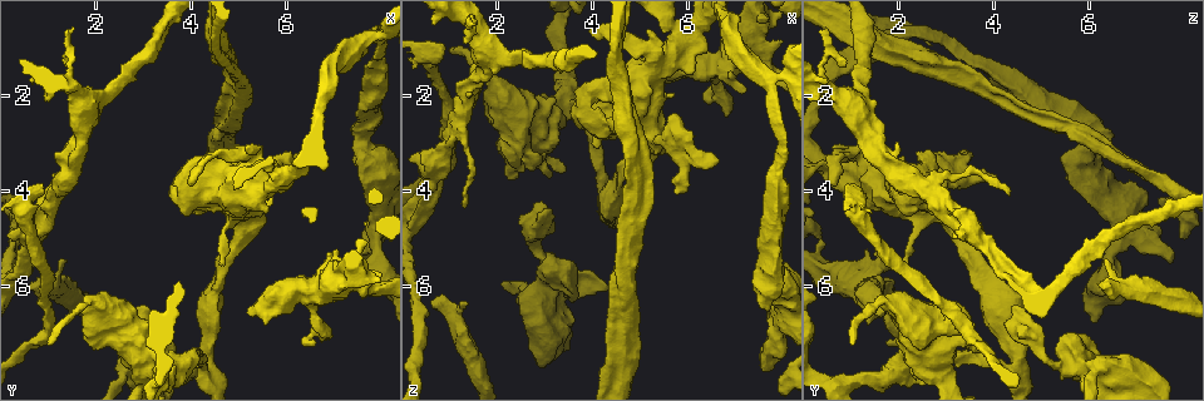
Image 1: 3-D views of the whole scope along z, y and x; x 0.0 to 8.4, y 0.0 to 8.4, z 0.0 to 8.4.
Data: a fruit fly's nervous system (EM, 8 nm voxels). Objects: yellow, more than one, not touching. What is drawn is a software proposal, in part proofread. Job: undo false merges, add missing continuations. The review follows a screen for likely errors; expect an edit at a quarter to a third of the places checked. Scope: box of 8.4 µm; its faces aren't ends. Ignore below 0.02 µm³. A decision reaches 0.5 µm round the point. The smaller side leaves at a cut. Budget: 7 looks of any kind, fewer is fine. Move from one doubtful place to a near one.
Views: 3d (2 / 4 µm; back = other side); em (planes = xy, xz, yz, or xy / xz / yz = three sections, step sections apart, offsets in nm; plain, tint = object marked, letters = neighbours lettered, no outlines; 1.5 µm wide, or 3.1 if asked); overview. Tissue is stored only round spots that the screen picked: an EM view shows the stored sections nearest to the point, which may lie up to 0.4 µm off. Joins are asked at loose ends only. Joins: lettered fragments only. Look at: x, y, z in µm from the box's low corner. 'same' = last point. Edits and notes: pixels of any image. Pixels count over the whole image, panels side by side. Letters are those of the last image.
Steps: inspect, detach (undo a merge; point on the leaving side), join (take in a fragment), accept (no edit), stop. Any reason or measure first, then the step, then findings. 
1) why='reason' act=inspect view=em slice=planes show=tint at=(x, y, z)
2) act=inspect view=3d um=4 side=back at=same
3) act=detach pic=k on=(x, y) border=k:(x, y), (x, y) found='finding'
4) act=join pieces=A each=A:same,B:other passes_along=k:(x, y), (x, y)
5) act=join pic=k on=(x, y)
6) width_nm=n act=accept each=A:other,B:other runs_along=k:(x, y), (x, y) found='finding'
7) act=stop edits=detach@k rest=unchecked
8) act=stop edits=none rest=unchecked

why='a fork' act=inspect view=em slice=yz step=8 show=tint at=(1.25, 3.85, 2.50)

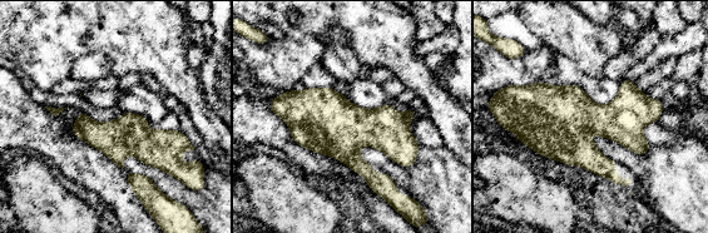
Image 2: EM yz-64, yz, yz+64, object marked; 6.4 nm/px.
act=inspect view=em slice=planes show=tint at=same

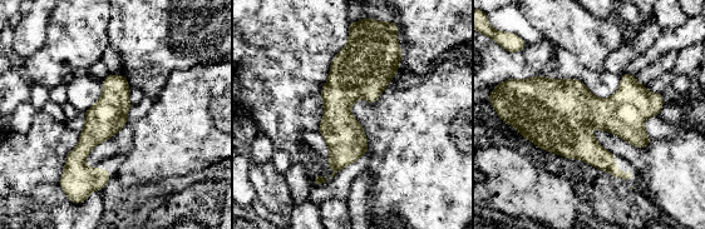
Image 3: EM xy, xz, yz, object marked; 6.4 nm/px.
act=inspect view=em slice=planes show=letters at=same

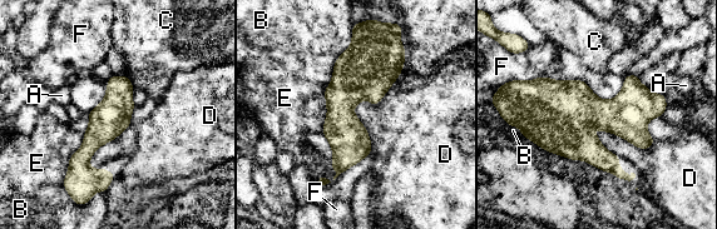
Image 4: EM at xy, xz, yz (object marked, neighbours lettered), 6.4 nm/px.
act=accept each=A:other,B:other,C:other,D:other,E:other,F:other border=4:(589, 125), (639, 148), (656, 140) found='all the same cell'

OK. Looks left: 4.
act=inspect view=em slice=xz step=4 show=letters at=(3.05, 7.40, 3.75)

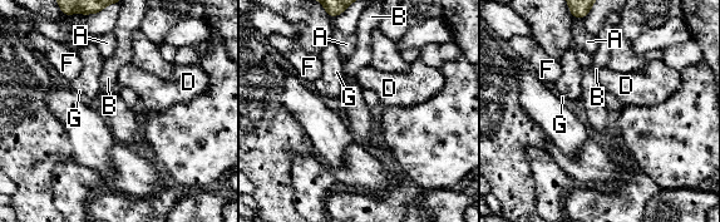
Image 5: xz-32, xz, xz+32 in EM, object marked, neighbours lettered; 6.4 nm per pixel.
why='another direction' act=inspect view=em slice=planes show=letters at=same

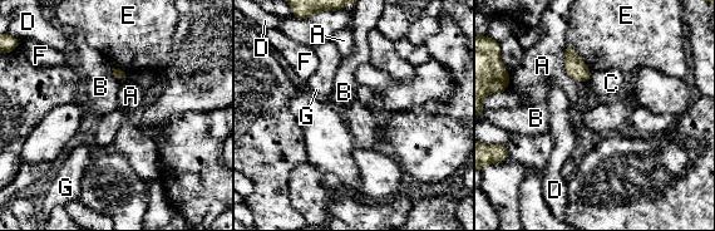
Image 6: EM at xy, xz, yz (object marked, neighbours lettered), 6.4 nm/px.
act=accept each=A:other,B:other,C:other,D:other,E:other,F:other,G:other found='no lettered fragment goes on from it'

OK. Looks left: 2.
why='sudden change in width' act=inspect view=em slice=planes show=letters at=(7.95, 1.20, 3.40)

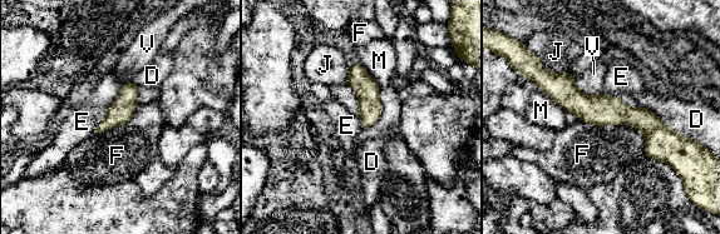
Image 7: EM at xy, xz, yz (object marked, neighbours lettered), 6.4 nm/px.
act=accept each=D:other,E:other,F:other,J:other,M:other,V:other border=7:(577, 118), (635, 127), (645, 155) found='all the same cell'

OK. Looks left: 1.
act=stop edits=none rest=unchecked

